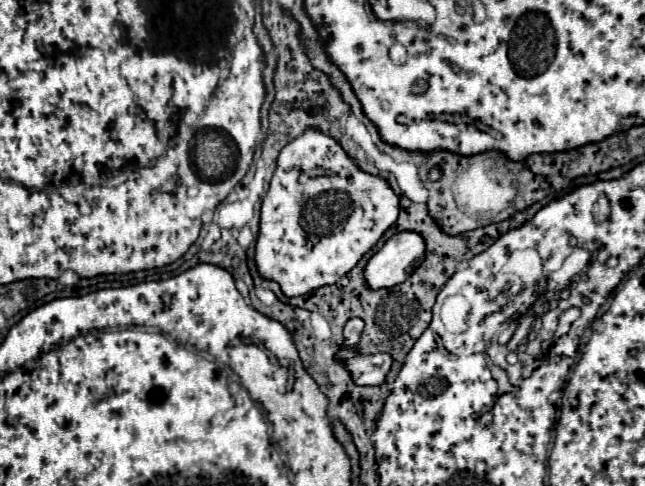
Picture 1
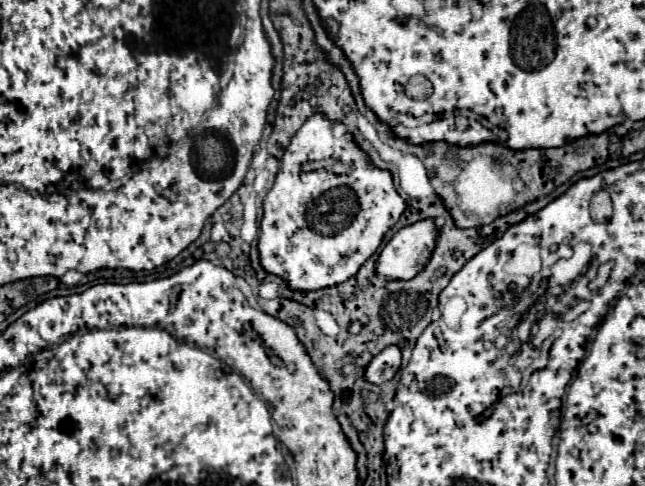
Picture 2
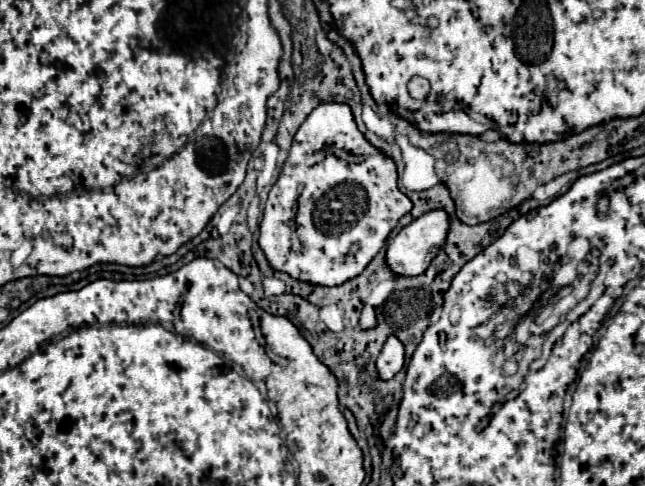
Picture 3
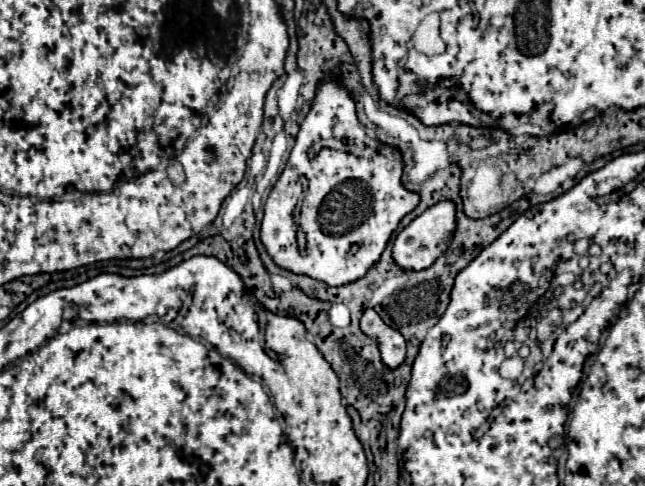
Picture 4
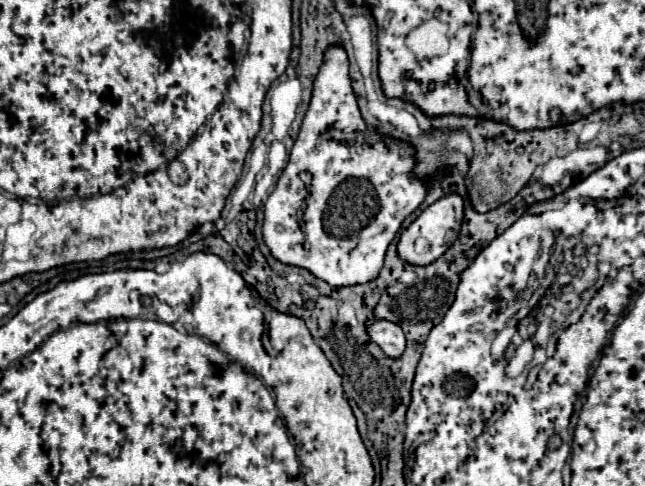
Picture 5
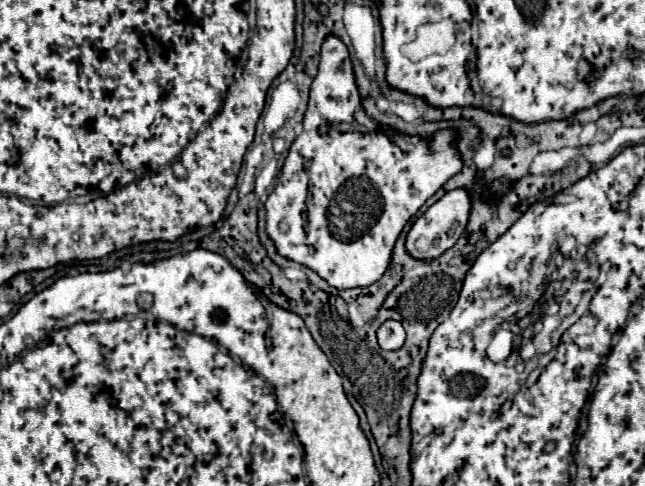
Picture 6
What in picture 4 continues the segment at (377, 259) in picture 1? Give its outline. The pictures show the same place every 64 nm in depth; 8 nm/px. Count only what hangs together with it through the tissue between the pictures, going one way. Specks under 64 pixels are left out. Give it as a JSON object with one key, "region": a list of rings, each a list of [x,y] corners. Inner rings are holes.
{"region":[[[442,200],[428,210],[424,210],[418,218],[414,218],[394,240],[392,256],[398,266],[406,270],[424,270],[434,264],[438,256],[446,252],[446,248],[452,242],[456,230],[456,204],[452,200]]]}

